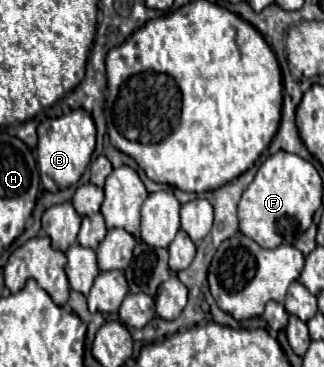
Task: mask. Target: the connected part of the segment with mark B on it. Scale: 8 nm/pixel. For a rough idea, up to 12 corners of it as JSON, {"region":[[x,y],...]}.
{"region":[[85,110],[37,128],[41,184],[53,192],[83,176],[95,150]]}

